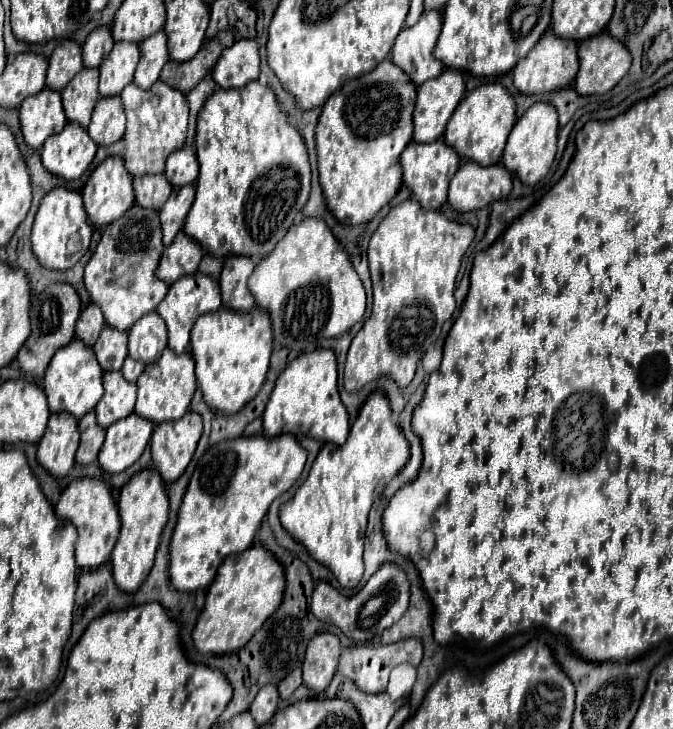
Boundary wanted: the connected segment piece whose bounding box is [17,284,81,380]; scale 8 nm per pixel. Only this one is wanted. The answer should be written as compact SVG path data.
M49 284L43 292L31 298L31 336L17 354L19 366L27 376L41 380L53 354L73 340L75 322L81 312L81 302L71 284Z

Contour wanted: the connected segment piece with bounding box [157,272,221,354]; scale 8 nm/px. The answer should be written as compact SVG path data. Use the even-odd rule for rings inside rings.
M195 272L191 276L183 276L178 281L173 282L167 296L157 306L157 312L165 320L167 330L169 330L169 348L175 350L175 354L183 354L185 348L189 346L189 334L191 334L195 320L205 312L217 310L219 306L221 306L221 294L219 294L219 282L215 278L201 274L201 272Z

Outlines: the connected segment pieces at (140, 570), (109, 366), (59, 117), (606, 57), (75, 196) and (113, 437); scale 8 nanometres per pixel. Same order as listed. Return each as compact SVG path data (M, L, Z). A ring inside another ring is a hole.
M145 468L133 474L131 480L121 488L119 516L121 516L121 536L111 554L113 578L123 592L135 592L153 568L159 538L169 520L169 498L165 492L165 482L155 468Z
M105 326L93 346L93 352L105 372L121 370L123 360L127 358L127 332L121 332L113 326Z
M43 88L39 94L25 98L19 108L19 120L25 142L31 148L43 146L51 134L57 134L67 124L61 94L57 90Z
M601 32L579 42L579 64L575 90L583 96L605 94L629 72L631 54L623 42Z
M57 186L39 204L39 210L33 222L33 232L31 232L33 254L49 270L69 270L89 250L91 234L93 234L93 226L83 208L81 194L65 186Z
M129 414L113 422L107 428L105 444L97 458L99 466L109 474L117 474L129 468L143 454L151 440L153 428L153 422L147 422L147 418L139 418L137 414Z

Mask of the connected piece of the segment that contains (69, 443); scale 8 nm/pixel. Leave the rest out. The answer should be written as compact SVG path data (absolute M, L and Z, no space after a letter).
M51 414L47 432L37 446L37 460L53 476L65 476L73 464L79 448L79 428L71 414Z

